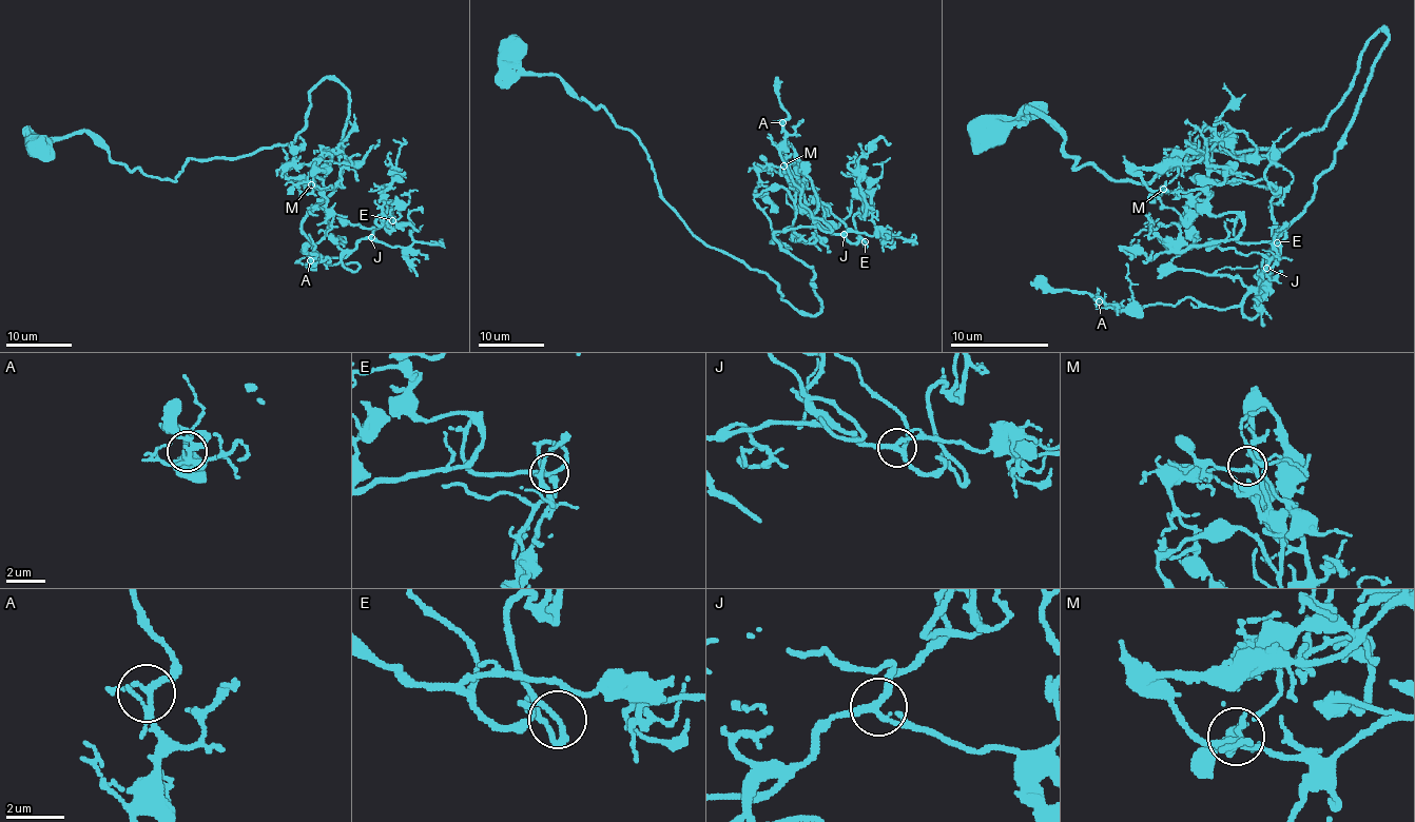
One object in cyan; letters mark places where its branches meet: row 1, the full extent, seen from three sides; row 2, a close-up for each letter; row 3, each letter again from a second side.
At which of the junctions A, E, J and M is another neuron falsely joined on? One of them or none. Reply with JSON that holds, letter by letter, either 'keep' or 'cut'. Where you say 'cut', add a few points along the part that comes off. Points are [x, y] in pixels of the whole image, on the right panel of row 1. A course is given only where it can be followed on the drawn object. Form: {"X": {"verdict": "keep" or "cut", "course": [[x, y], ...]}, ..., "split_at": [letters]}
{"A": {"verdict": "keep"}, "E": {"verdict": "keep"}, "J": {"verdict": "keep"}, "M": {"verdict": "keep"}, "split_at": []}

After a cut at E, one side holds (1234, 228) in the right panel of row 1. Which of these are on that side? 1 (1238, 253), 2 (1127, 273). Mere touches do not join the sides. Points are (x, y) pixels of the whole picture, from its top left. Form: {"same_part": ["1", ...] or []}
{"same_part": []}

